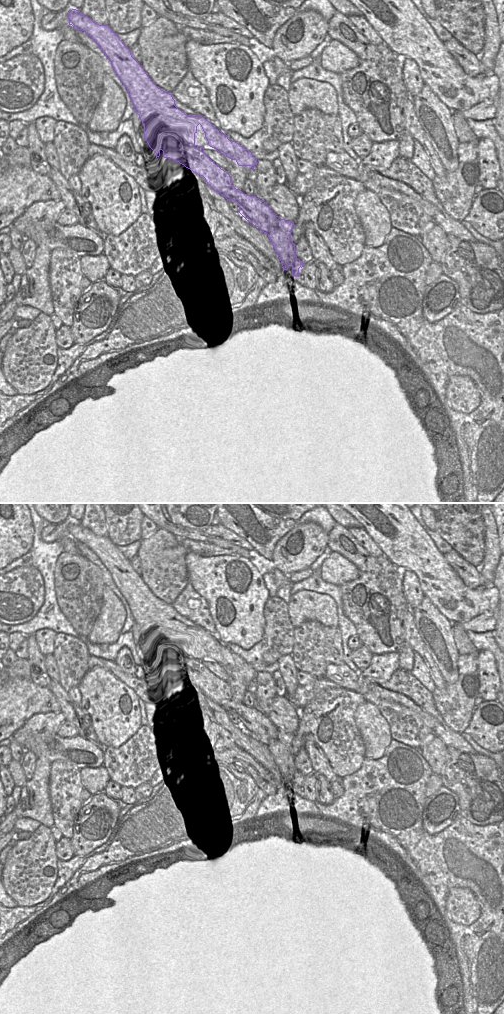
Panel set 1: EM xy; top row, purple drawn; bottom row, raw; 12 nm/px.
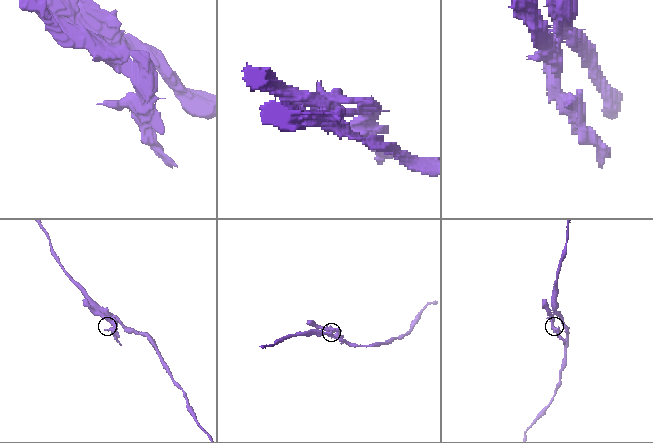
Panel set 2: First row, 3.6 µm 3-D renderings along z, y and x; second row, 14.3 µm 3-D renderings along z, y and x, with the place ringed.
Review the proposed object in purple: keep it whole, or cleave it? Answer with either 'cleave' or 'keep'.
cleave

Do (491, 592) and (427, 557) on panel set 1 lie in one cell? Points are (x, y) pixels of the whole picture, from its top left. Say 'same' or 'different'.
same

